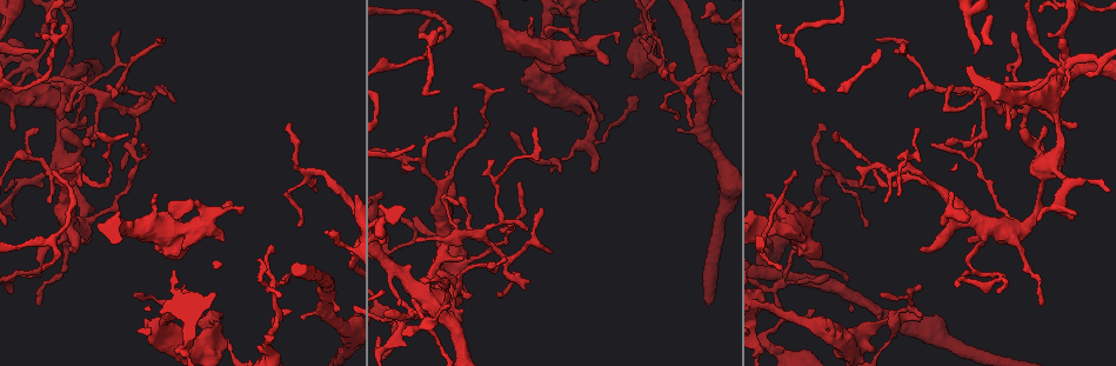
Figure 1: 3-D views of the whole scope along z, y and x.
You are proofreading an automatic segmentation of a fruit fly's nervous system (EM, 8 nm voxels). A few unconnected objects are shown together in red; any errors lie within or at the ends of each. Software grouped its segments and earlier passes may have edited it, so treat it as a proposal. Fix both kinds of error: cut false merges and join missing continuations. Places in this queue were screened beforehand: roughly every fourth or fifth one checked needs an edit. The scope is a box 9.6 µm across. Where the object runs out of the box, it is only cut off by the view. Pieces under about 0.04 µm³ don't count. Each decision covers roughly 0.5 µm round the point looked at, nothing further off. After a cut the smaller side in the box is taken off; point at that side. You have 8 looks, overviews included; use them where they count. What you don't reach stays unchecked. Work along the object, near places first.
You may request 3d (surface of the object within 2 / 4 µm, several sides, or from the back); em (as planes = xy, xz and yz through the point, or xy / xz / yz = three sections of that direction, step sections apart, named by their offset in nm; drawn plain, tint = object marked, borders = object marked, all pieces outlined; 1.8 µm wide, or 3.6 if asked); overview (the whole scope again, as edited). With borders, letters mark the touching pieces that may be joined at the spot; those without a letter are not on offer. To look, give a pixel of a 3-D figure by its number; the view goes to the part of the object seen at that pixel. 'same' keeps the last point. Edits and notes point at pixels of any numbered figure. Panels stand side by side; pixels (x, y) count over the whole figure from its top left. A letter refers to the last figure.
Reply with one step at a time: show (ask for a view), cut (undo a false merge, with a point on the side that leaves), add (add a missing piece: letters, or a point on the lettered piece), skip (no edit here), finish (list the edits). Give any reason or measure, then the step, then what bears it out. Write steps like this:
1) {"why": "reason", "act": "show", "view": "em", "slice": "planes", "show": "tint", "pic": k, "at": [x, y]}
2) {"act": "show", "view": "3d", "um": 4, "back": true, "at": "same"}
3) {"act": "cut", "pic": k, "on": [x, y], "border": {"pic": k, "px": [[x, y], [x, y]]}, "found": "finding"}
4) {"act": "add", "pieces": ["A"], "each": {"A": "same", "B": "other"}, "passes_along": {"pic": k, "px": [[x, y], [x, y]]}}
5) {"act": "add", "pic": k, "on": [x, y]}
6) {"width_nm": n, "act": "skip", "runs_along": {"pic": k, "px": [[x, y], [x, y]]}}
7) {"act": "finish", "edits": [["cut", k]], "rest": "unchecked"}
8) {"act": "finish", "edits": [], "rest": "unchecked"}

{"why": "an open end", "act": "show", "view": "3d", "um": 4, "back": true, "pic": 1, "at": [222, 238]}

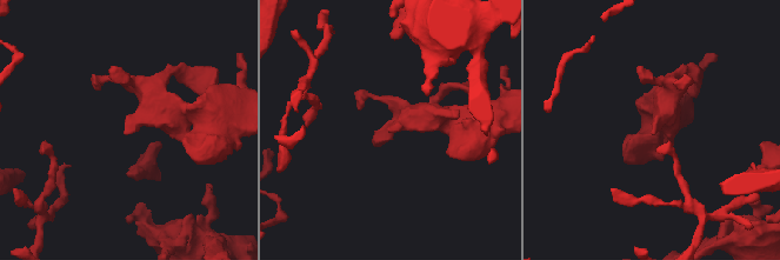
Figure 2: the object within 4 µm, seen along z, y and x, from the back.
{"why": "need the tissue", "act": "show", "view": "em", "slice": "planes", "show": "plain", "pic": 2, "at": [653, 128]}

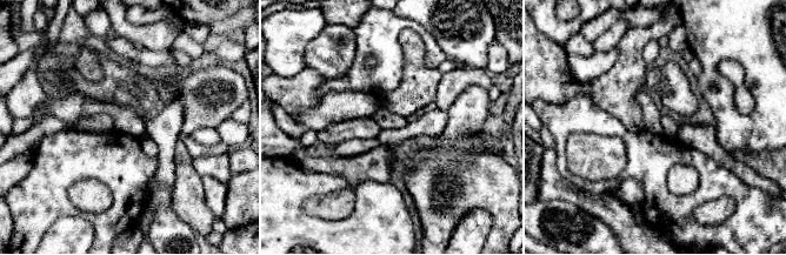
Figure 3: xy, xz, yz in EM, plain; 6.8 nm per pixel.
{"why": "what lies round it", "act": "show", "view": "em", "slice": "planes", "show": "borders", "at": "same"}

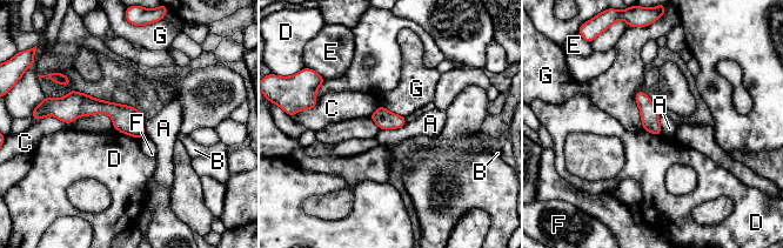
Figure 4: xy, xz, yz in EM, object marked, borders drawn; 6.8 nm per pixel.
{"act": "skip", "each": {"A": "other", "B": "other", "C": "other", "D": "other", "E": "other", "F": "other", "G": "other"}, "runs_along": {"pic": 4, "px": [[58, 111], [107, 107], [141, 132]]}, "found": "none of them fits"}

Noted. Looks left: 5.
{"why": "sharp bend", "act": "show", "view": "3d", "um": 4, "pic": 1, "at": [321, 173]}

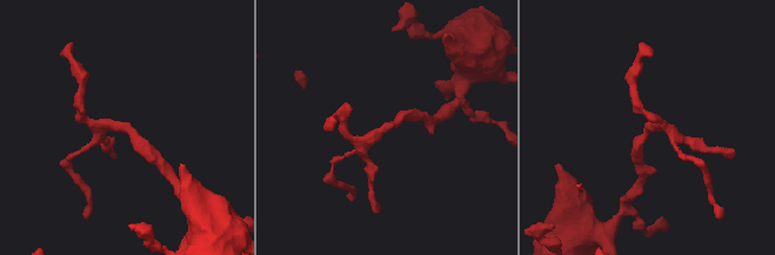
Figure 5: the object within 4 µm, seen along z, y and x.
{"why": "need the tissue", "act": "show", "view": "em", "slice": "xy", "step": 16, "show": "borders", "pic": 5, "at": [648, 127]}

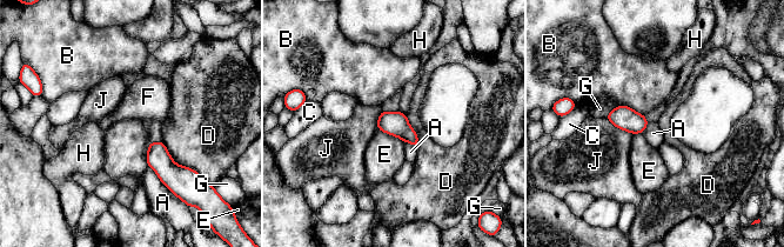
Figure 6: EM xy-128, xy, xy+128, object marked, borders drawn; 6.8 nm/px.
{"longest_contact_nm": ["D", 320], "act": "skip", "each": {"A": "other", "B": "other", "C": "other", "D": "other", "E": "other", "F": "other", "G": "other", "H": "other", "J": "other"}, "border": {"pic": 6, "px": [[377, 128], [396, 135], [402, 141]]}, "found": "one neuron here"}

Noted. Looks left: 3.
{"why": "free end", "act": "show", "view": "em", "slice": "planes", "show": "borders", "pic": 1, "at": [184, 285]}

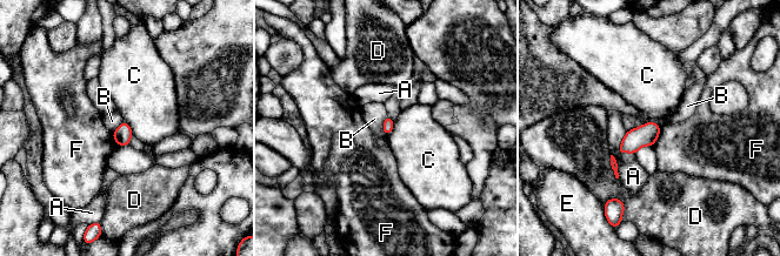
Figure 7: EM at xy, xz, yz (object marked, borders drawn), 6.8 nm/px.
{"longest_contact_nm": ["B", 180], "act": "skip", "each": {"A": "other", "B": "other", "C": "other", "D": "other", "E": "other", "F": "other"}, "border": {"pic": 7, "px": [[660, 126], [647, 121], [634, 128]]}, "found": "none of them fits"}

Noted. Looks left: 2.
{"act": "finish", "edits": [], "rest": "unchecked"}

